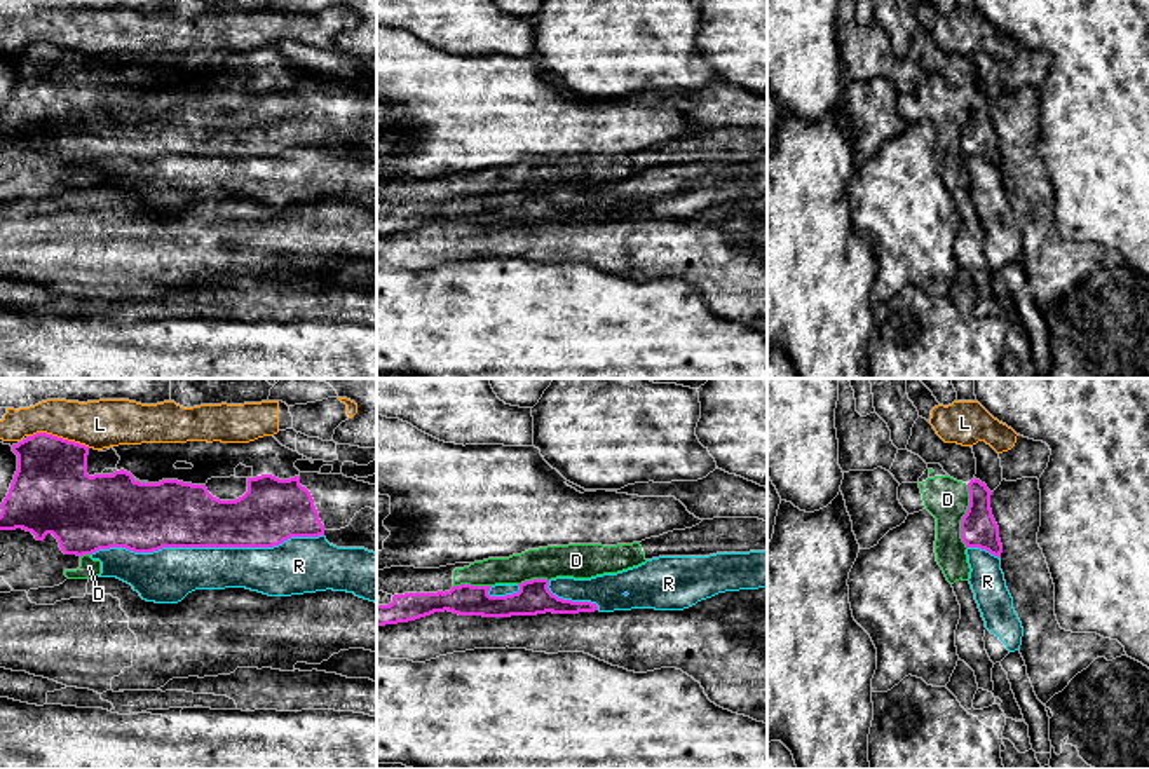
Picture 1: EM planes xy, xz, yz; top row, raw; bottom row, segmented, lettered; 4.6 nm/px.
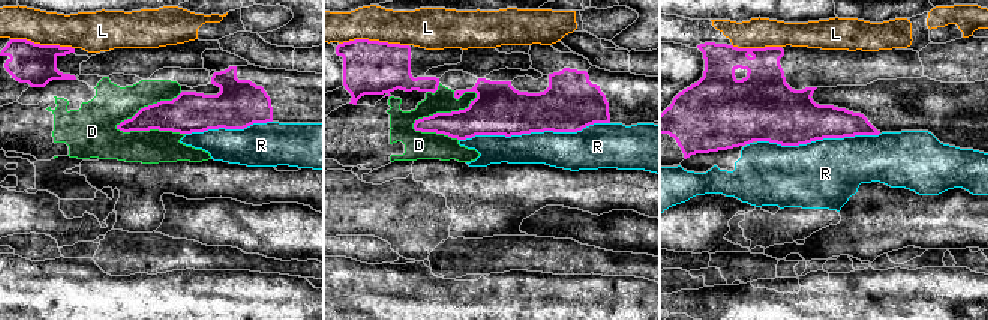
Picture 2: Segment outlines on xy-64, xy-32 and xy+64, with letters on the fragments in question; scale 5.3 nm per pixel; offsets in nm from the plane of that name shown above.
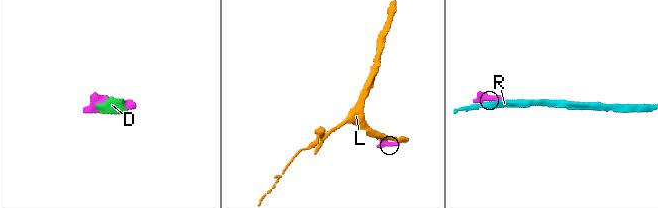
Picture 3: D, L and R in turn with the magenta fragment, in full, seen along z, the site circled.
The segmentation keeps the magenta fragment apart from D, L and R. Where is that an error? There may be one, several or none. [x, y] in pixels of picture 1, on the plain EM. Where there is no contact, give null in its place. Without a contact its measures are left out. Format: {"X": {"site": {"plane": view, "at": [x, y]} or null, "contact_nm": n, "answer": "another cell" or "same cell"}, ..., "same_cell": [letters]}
{"D": {"site": {"plane": "yz", "at": [963, 126]}, "contact_nm": 300, "answer": "another cell"}, "L": {"site": {"plane": "xy", "at": [60, 47]}, "contact_nm": 300, "answer": "another cell"}, "R": {"site": {"plane": "xy", "at": [206, 156]}, "contact_nm": 1100, "answer": "another cell"}, "same_cell": []}

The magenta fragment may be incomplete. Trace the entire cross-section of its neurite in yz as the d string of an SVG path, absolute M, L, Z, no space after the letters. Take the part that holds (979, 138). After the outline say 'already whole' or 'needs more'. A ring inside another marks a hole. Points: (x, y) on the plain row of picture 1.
M976 87L968 92L968 101L969 115L961 129L961 148L966 157L980 157L999 167L1003 153L990 119L992 101Z; already whole

